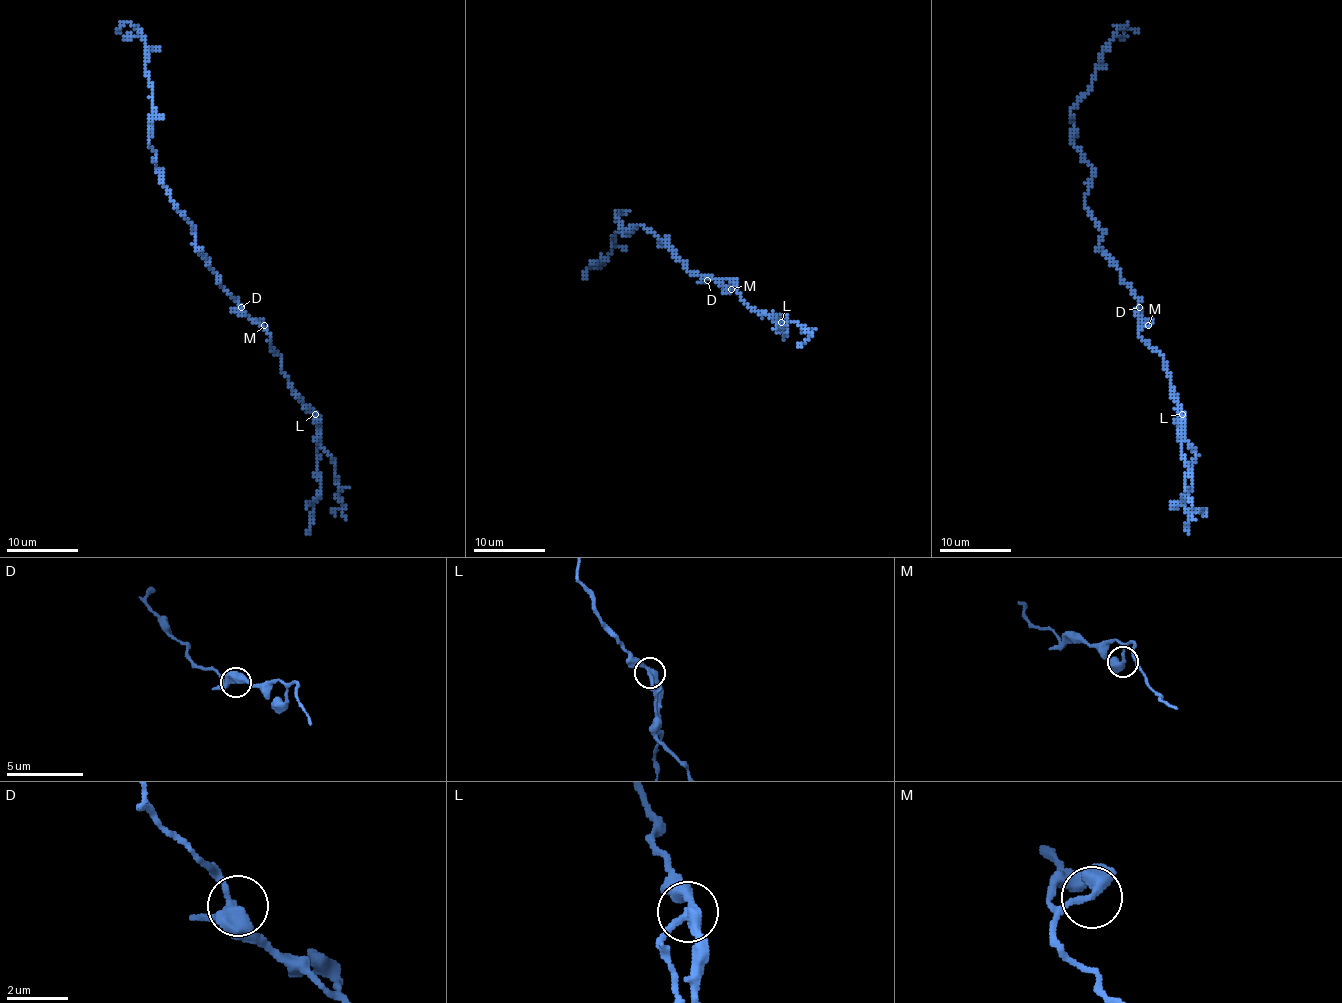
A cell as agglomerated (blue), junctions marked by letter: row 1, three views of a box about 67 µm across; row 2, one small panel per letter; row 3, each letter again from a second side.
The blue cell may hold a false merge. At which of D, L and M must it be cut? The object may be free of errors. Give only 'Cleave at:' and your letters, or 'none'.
Cleave at: L

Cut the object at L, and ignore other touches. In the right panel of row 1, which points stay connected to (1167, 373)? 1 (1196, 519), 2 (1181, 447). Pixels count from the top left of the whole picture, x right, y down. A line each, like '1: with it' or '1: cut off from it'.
1: cut off from it
2: cut off from it

